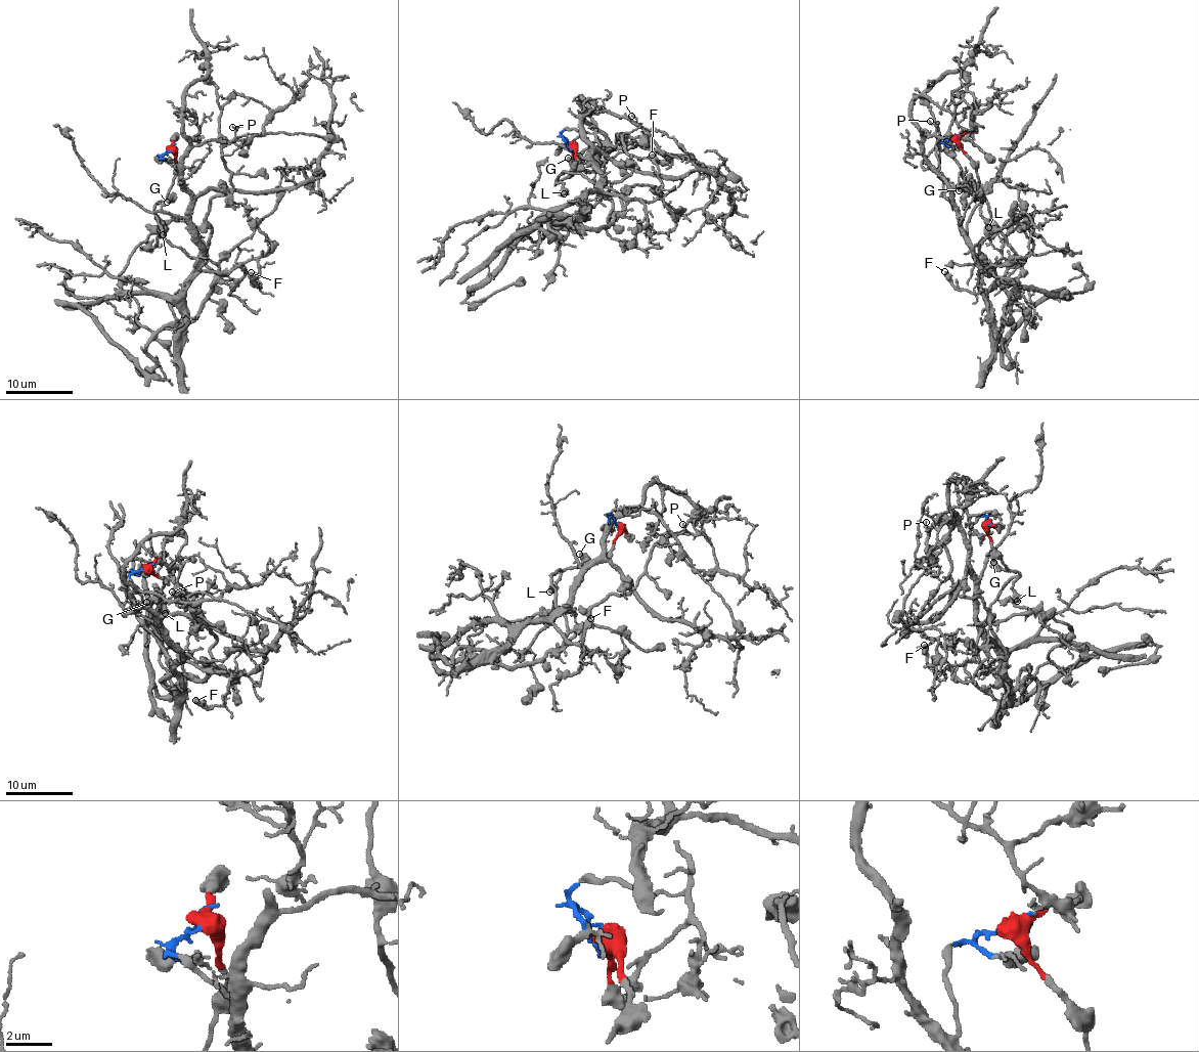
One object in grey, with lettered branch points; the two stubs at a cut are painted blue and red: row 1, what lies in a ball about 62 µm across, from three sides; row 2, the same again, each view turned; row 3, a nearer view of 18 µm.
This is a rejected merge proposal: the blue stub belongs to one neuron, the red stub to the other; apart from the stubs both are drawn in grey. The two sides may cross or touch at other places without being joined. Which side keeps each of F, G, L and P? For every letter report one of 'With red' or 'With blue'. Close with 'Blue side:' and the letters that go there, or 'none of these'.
F: With blue
G: With red
L: With red
P: With blue
Blue side: F, P

